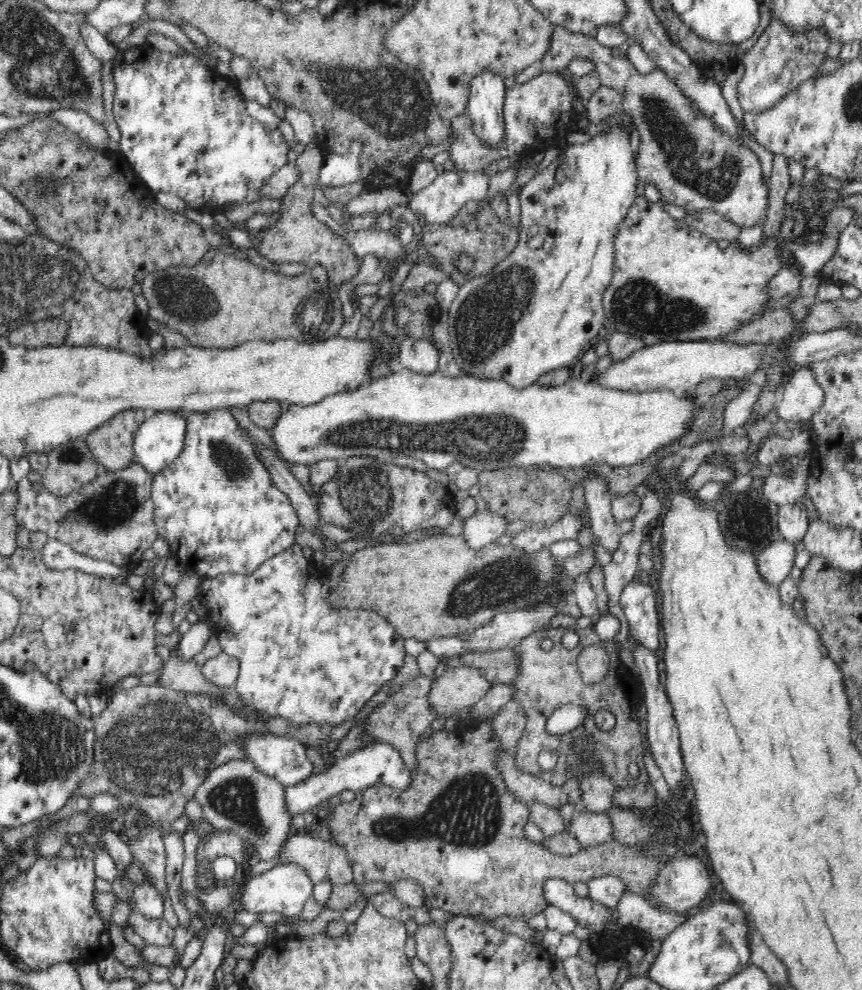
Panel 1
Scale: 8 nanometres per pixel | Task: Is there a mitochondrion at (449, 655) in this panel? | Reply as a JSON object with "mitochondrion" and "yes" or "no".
{"mitochondrion":"no"}

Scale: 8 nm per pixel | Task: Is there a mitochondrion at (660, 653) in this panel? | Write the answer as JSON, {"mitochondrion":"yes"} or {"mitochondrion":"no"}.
{"mitochondrion":"no"}

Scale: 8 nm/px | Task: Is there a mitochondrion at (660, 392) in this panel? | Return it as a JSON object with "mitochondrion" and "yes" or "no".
{"mitochondrion":"no"}

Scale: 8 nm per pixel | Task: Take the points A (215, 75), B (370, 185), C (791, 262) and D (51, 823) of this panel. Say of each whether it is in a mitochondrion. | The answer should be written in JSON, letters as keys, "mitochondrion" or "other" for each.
{"A":"other","B":"other","C":"other","D":"other"}

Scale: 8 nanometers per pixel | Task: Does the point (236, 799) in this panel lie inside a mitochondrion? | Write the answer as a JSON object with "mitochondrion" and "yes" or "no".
{"mitochondrion":"yes"}

